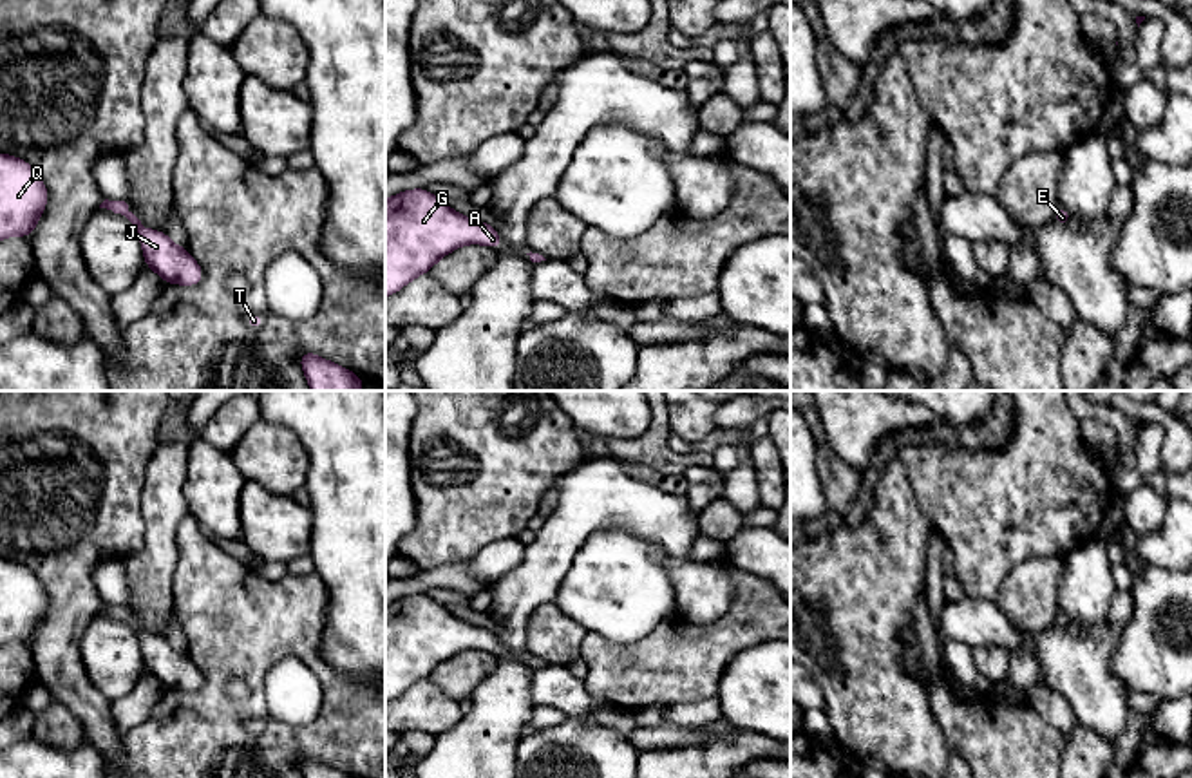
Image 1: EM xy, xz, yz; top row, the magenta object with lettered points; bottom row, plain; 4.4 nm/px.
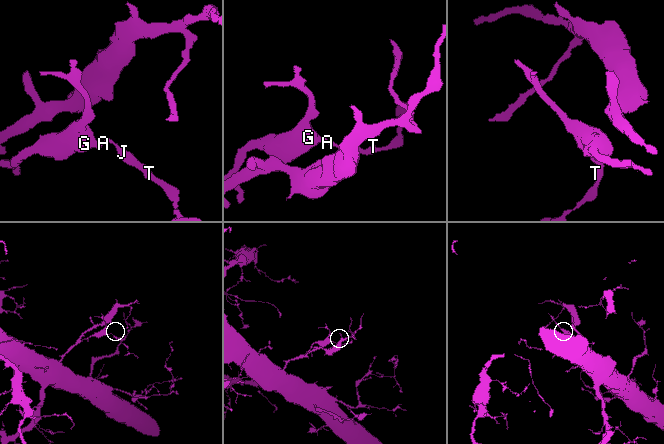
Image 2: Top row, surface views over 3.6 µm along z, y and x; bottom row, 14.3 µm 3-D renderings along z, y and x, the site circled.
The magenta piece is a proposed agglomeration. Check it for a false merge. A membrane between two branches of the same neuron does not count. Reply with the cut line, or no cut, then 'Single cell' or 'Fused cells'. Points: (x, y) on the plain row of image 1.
No split. Single cell

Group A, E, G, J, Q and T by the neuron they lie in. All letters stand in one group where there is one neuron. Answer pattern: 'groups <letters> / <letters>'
groups A E G J Q T

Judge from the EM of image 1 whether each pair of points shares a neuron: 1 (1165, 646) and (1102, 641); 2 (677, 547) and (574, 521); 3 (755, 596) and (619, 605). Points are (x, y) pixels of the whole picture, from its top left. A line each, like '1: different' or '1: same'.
1: different
2: same
3: different

